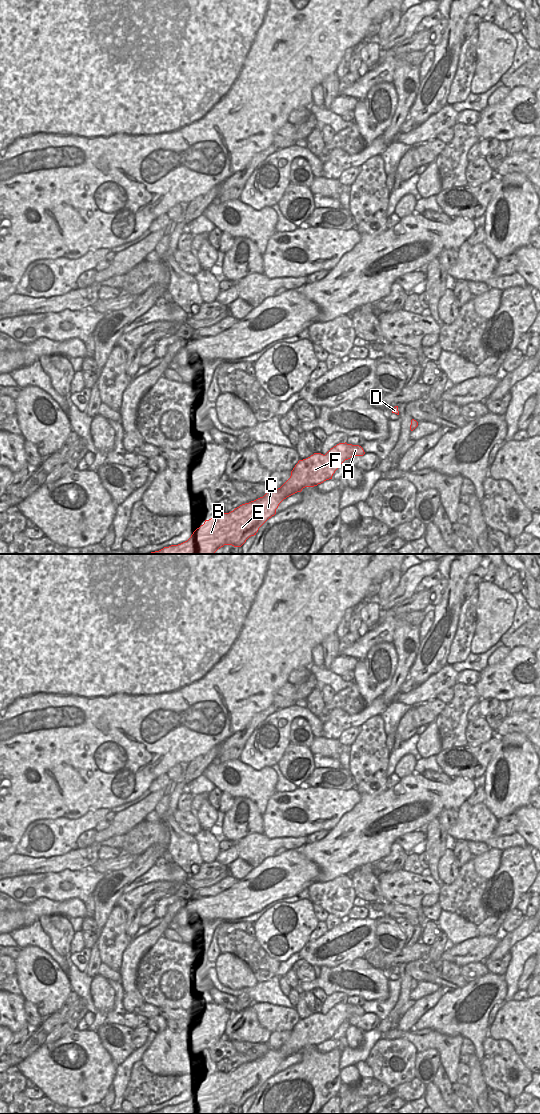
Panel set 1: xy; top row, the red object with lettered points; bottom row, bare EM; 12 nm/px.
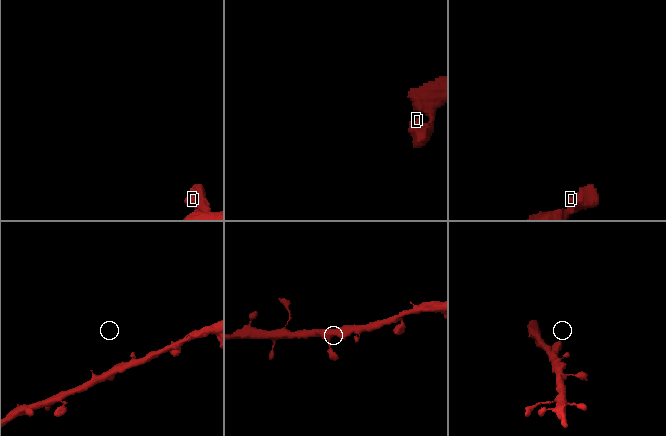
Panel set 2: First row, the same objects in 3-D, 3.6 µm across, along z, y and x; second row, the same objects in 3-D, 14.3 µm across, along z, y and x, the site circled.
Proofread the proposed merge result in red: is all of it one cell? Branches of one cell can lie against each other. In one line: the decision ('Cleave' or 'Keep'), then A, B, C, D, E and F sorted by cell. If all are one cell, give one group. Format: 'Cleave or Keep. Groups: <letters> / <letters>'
Keep. Groups: A B C D E F.

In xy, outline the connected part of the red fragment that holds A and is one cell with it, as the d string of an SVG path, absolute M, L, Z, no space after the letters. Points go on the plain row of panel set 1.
M346 1002L337 1004L325 1015L314 1013L298 1021L290 1038L280 1048L270 1049L263 1057L242 1064L229 1073L218 1073L205 1080L187 1101L148 1114L215 1114L224 1105L241 1107L276 1074L276 1069L284 1059L301 1052L305 1047L314 1047L332 1039L345 1020L364 1014L361 1006Z

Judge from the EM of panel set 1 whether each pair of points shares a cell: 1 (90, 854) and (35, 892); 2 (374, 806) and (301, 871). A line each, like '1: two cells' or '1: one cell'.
1: two cells
2: two cells

